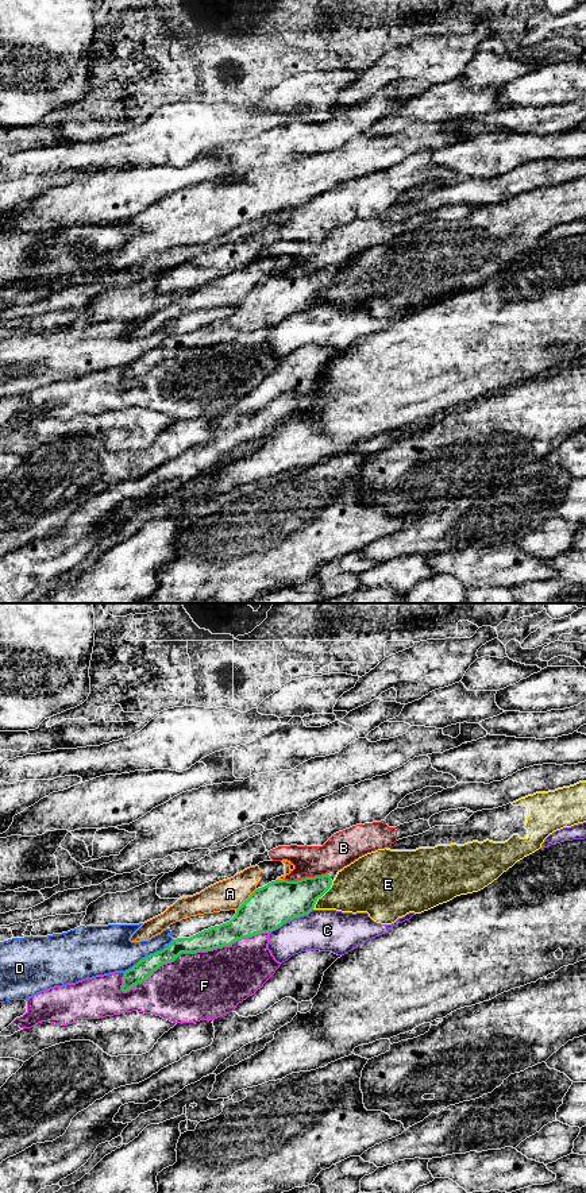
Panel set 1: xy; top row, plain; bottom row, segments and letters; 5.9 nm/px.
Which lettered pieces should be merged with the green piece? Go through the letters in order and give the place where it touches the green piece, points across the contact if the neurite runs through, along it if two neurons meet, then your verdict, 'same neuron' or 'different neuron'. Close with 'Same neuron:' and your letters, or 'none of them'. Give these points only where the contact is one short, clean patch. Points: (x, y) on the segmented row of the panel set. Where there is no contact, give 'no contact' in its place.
A: contact xy (247, 899); different neuron
B: contact xy (305, 877); border xy (327, 872), (319, 876), (284, 880); different neuron
C: contact xy (290, 919); different neuron
D: contact xy (150, 954); different neuron
E: contact xy (322, 895); different neuron
F: contact xy (195, 952); different neuron
Same neuron: none of them

